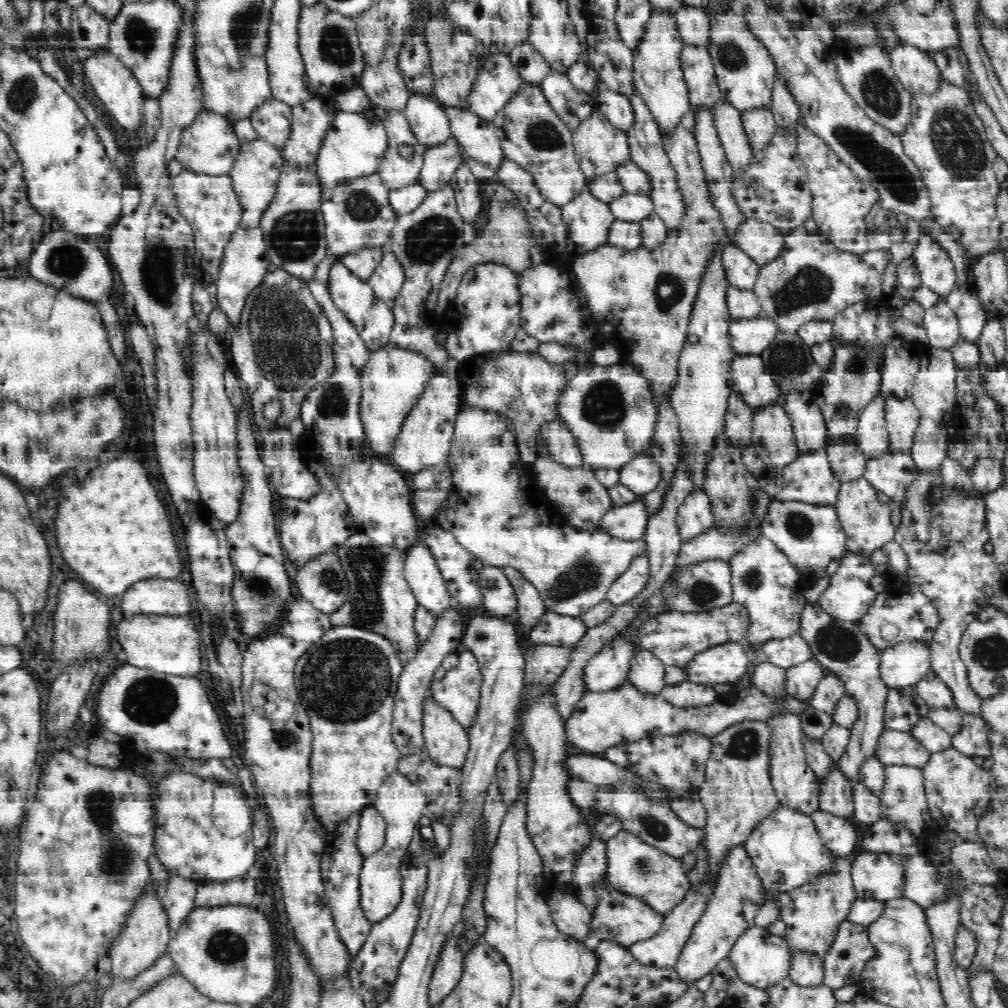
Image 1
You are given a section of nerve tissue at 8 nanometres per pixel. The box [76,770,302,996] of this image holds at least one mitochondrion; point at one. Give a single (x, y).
(116, 857)

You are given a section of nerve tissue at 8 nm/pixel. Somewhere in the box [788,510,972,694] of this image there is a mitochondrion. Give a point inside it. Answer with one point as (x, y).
(838, 643)

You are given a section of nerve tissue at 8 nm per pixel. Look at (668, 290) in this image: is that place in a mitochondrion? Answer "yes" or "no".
yes

